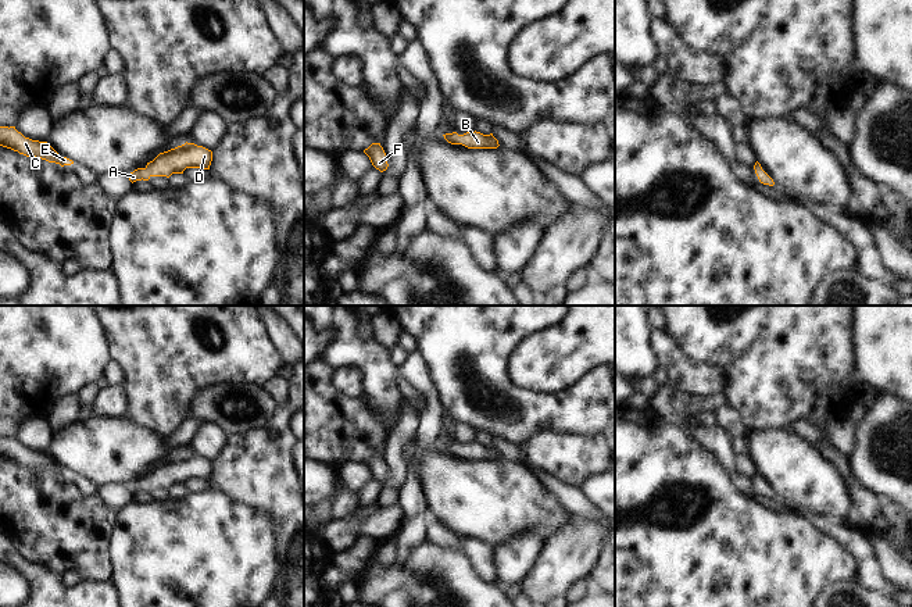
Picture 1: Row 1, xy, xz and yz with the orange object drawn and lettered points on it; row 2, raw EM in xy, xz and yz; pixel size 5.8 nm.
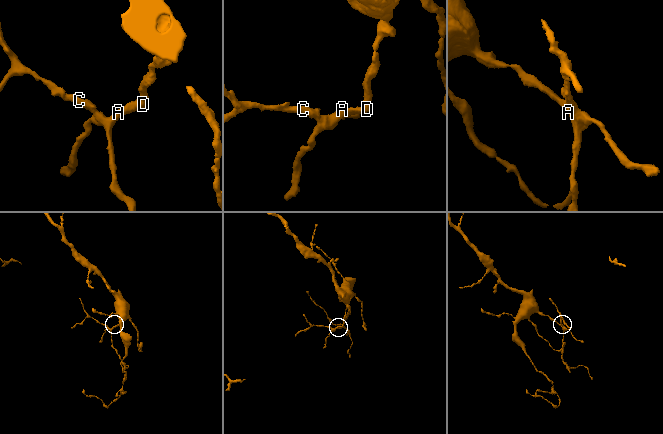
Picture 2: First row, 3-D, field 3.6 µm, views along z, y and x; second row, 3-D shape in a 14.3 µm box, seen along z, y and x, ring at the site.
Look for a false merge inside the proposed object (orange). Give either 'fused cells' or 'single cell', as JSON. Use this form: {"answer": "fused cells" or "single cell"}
{"answer": "single cell"}

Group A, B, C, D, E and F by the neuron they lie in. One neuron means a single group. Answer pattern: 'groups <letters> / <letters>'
groups A B C D E F

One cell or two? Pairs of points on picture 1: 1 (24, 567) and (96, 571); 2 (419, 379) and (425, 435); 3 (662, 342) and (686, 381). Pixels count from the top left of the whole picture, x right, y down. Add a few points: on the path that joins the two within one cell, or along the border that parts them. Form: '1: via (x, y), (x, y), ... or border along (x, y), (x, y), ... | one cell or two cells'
1: border along (20, 553), (60, 575) | two cells
2: via (429, 393), (429, 421) | one cell
3: via (668, 352), (680, 371) | one cell

